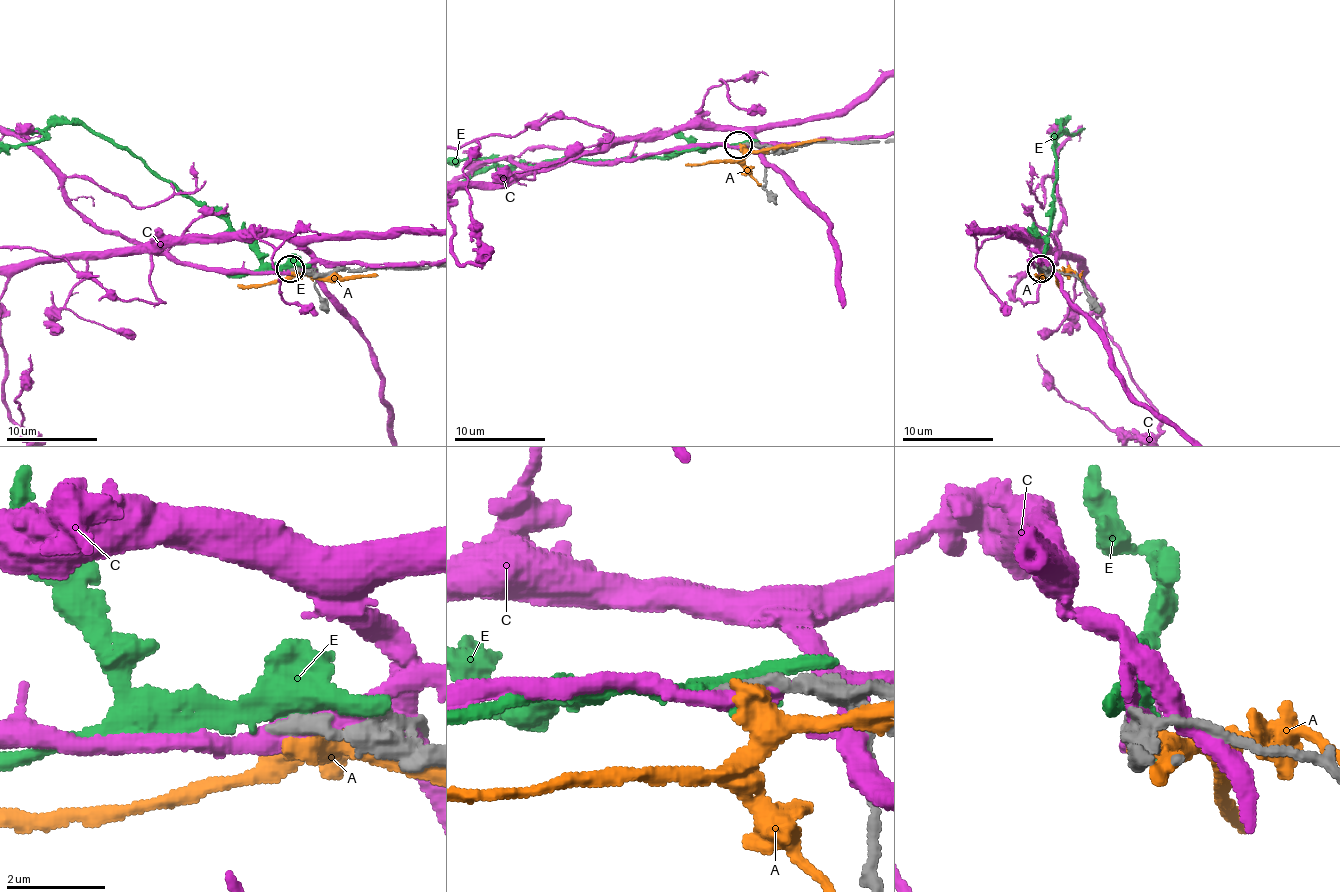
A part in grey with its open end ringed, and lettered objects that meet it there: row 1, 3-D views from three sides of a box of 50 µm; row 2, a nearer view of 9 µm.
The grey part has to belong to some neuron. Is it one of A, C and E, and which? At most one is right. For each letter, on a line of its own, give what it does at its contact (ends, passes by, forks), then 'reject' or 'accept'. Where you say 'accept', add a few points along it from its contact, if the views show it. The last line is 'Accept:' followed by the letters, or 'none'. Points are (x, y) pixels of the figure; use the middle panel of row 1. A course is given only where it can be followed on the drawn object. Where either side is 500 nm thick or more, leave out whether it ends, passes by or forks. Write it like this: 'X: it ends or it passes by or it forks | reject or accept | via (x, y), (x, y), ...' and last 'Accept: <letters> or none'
A: reject
C: it passes by | reject
E: it forks | reject
Accept: none

